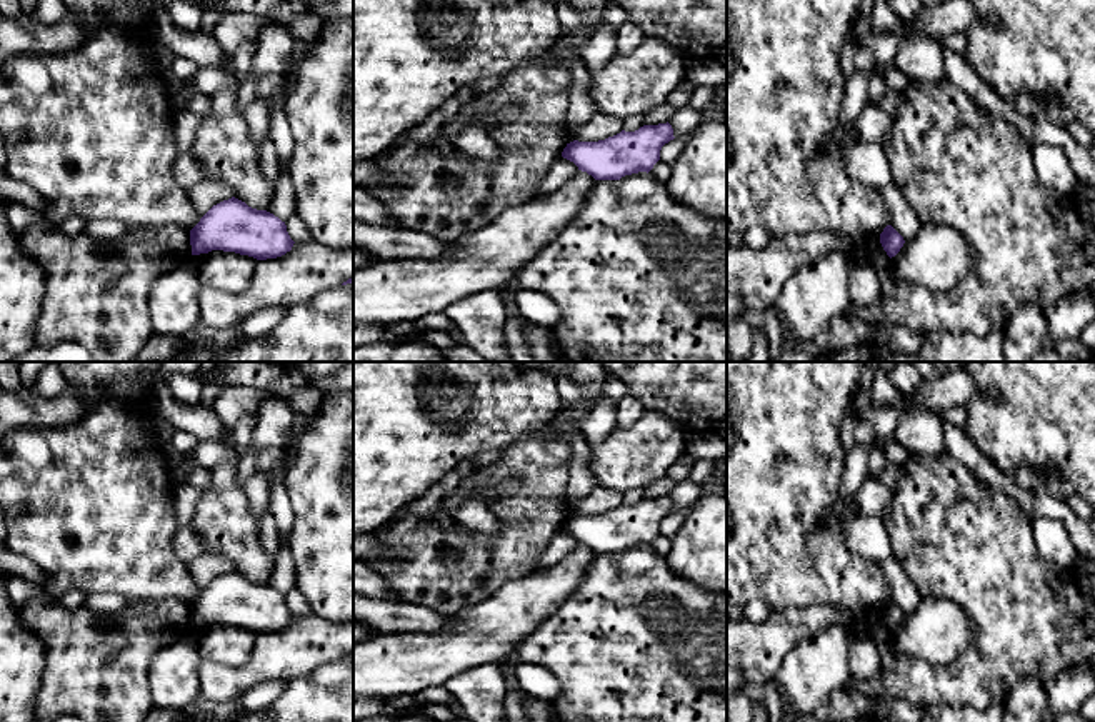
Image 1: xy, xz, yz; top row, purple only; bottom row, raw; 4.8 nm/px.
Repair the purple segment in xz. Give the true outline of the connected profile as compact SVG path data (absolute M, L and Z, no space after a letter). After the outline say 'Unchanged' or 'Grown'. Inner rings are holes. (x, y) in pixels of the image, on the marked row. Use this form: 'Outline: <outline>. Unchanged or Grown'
Outline: M667 123L643 125L598 142L567 143L562 157L595 180L620 180L625 175L650 172L660 160L660 150L673 140L673 128Z. Unchanged

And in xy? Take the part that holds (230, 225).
Outline: M235 197L213 205L190 230L192 255L223 250L267 260L285 255L293 243L285 222Z. Unchanged

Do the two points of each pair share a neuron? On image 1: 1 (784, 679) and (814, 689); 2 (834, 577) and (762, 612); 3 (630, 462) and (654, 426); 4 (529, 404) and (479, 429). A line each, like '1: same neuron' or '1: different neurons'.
1: same neuron
2: different neurons
3: same neuron
4: same neuron

